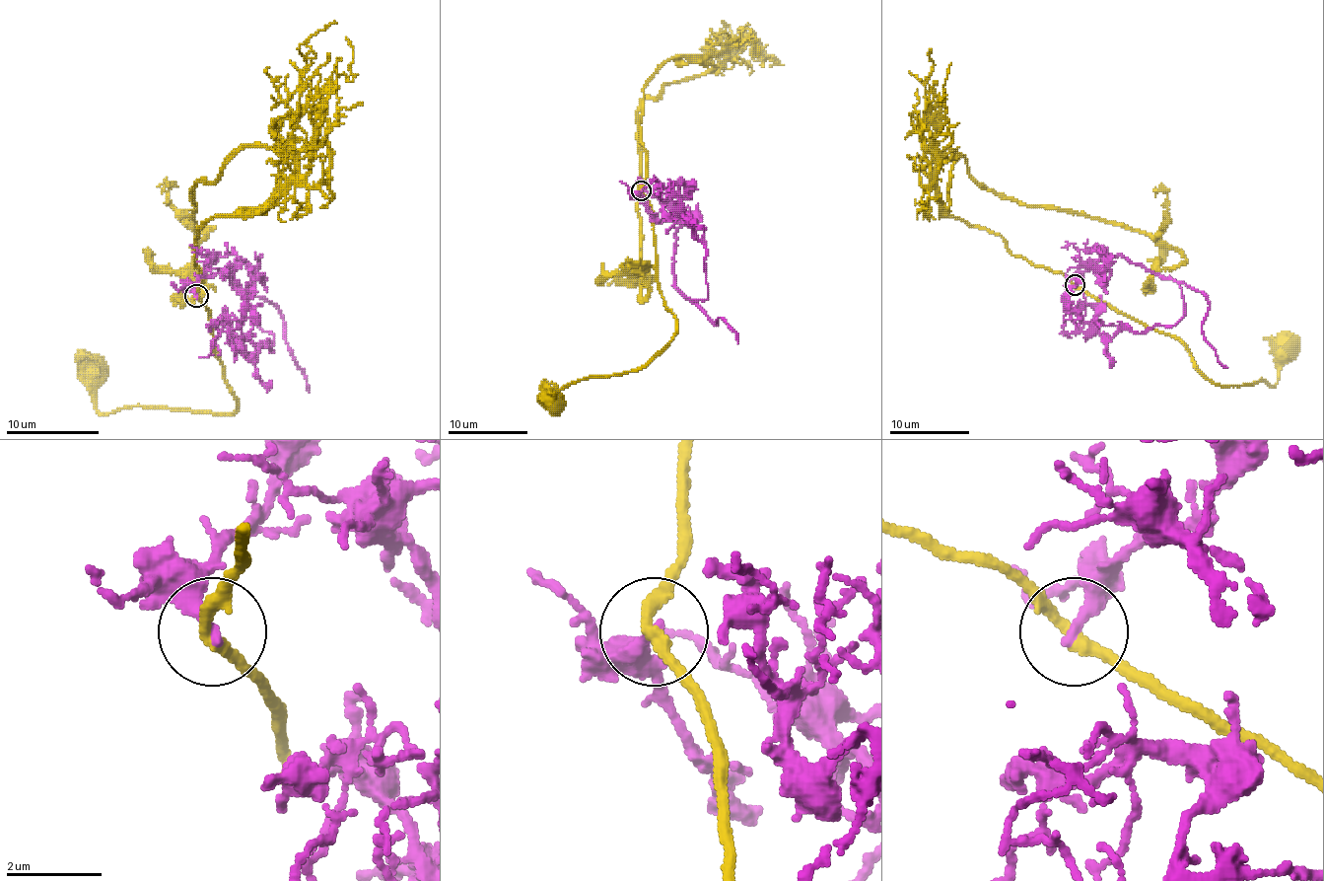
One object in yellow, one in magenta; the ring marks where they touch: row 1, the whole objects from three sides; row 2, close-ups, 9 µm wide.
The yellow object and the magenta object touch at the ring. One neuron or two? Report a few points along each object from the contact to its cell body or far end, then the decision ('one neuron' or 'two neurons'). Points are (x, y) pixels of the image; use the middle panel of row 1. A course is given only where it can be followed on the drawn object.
yellow runs (642, 191), (652, 211), (660, 289), (675, 320), (675, 335), (636, 369), (590, 375), (559, 390), (549, 402); magenta runs (642, 191), (656, 219), (679, 215), (675, 287), (706, 299), (706, 245), (656, 179), (644, 187); two neurons

